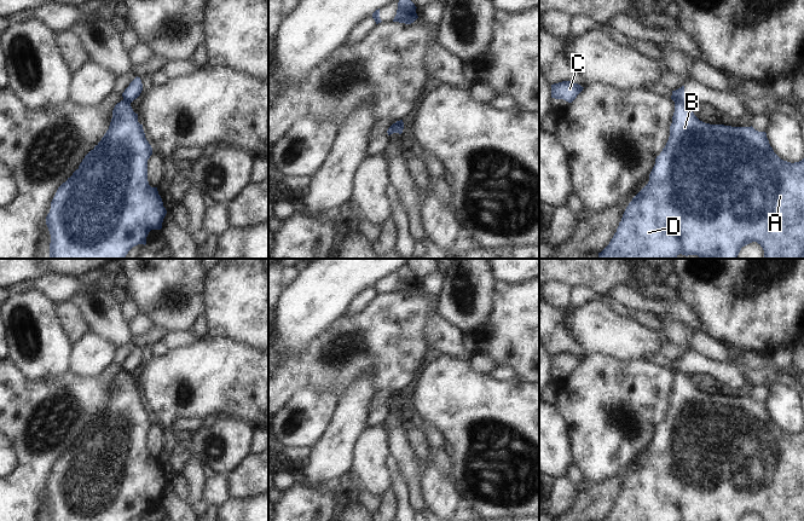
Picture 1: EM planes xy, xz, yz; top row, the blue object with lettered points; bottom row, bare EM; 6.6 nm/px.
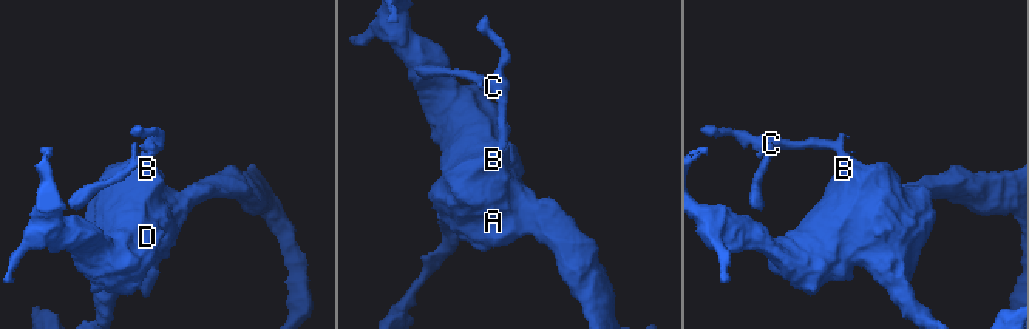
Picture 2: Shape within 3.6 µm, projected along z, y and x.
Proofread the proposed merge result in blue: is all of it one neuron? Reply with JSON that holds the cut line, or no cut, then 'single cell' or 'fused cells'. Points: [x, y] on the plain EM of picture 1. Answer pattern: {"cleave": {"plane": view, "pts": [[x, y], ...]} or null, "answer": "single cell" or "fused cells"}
{"cleave": {"plane": "yz", "pts": [[675, 371], [683, 374]]}, "answer": "fused cells"}

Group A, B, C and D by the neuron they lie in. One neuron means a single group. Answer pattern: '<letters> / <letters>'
A B D / C

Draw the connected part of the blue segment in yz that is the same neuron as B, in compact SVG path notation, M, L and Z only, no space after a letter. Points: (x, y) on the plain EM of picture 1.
M675 372L670 407L655 429L649 452L626 477L617 503L603 521L741 521L752 513L757 513L763 521L804 521L804 429L794 434L783 432L774 423L765 403L758 403L752 396L705 394L694 386L690 376Z

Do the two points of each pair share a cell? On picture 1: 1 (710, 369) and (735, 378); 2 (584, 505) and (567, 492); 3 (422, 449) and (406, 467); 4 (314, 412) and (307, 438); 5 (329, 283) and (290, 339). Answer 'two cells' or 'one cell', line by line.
1: one cell
2: two cells
3: two cells
4: one cell
5: one cell

